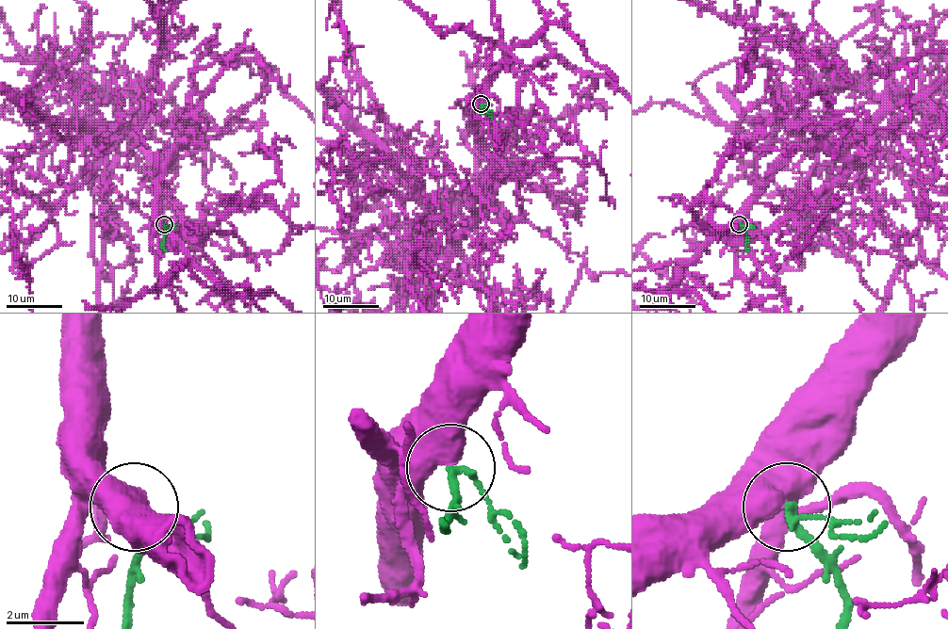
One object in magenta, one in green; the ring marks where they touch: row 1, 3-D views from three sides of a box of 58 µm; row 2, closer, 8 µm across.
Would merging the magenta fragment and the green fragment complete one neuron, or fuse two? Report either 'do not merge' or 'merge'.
do not merge

